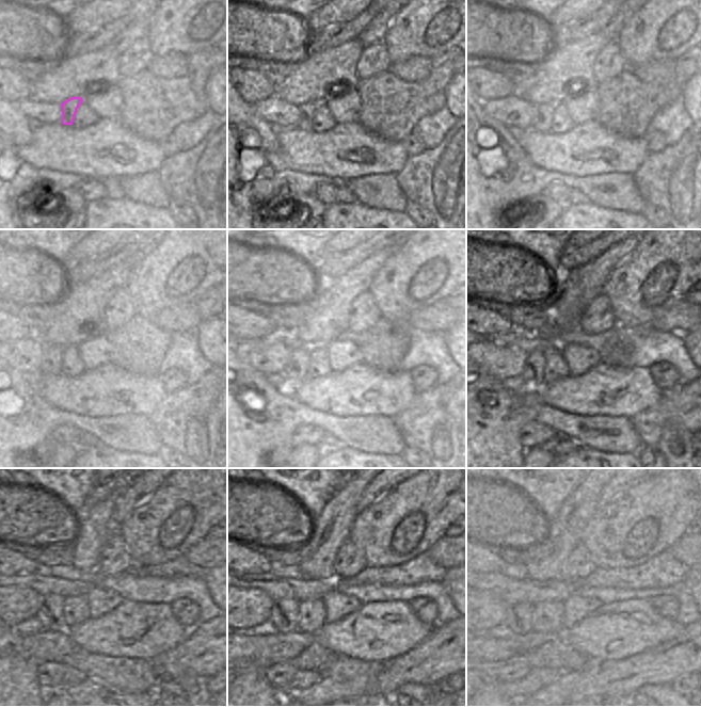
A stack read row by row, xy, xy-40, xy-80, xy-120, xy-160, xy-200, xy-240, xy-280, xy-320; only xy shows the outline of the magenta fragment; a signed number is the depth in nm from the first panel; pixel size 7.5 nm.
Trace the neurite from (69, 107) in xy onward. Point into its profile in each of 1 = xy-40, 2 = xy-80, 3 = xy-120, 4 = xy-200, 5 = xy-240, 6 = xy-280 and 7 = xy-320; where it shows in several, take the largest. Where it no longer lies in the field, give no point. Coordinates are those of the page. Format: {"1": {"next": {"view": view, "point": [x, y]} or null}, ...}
{"1": {"next": {"view": "xy-40", "point": [306, 111]}}, "2": {"next": {"view": "xy-80", "point": [544, 112]}}, "3": {"next": {"view": "xy-120", "point": [51, 365]}}, "4": {"next": {"view": "xy-200", "point": [532, 373]}}, "5": {"next": {"view": "xy-240", "point": [50, 614]}}, "6": {"next": {"view": "xy-280", "point": [284, 615]}}, "7": {"next": {"view": "xy-320", "point": [520, 617]}}}

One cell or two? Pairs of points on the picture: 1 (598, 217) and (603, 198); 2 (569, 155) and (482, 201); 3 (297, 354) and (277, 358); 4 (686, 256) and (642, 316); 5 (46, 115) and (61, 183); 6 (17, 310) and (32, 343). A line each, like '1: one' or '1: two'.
1: two
2: two
3: two
4: one
5: two
6: two

